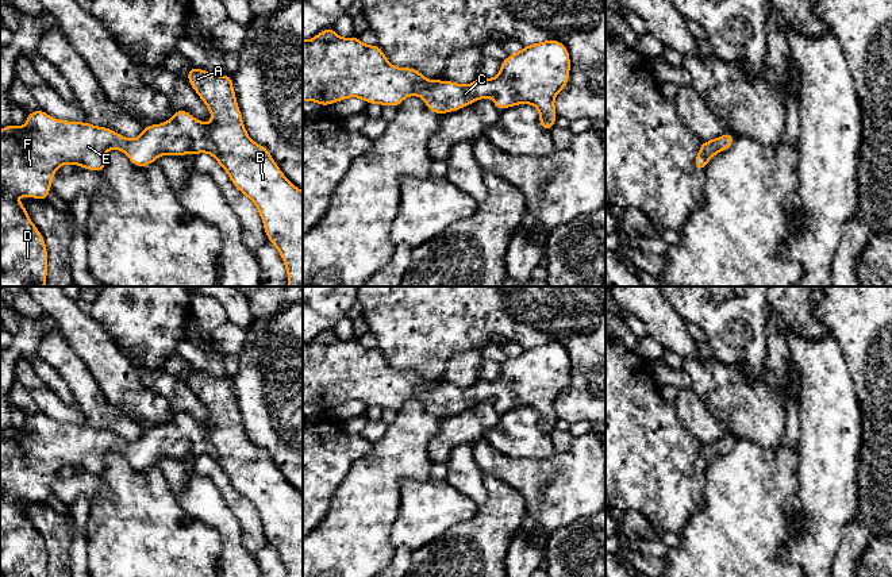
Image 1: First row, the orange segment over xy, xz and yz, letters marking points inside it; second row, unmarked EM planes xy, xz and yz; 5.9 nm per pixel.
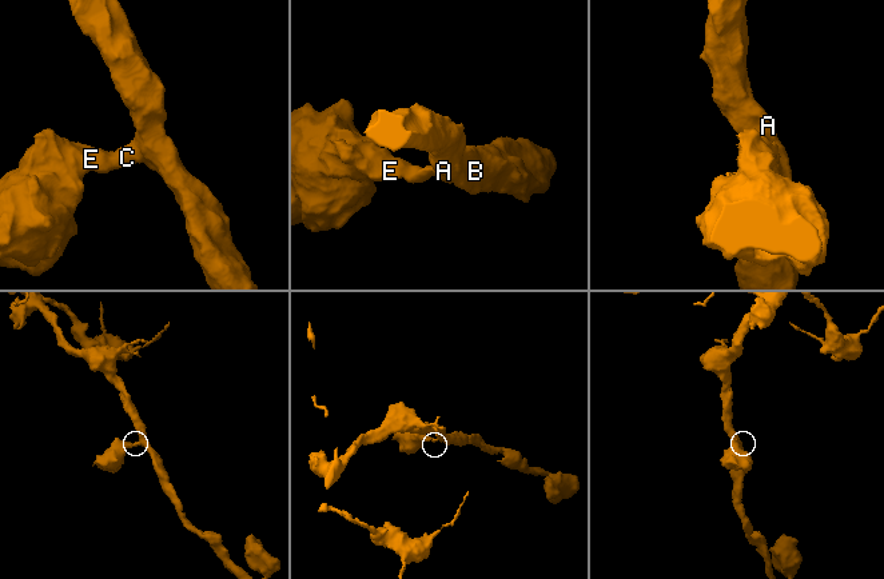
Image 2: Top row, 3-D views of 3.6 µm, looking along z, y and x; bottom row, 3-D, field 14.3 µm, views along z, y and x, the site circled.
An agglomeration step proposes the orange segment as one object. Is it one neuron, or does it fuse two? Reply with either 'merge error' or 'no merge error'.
no merge error

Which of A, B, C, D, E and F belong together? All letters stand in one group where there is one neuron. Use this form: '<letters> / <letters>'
A B C D E F

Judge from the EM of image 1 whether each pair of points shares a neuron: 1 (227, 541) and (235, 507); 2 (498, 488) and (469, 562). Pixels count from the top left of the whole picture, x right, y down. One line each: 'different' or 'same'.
1: different
2: same

